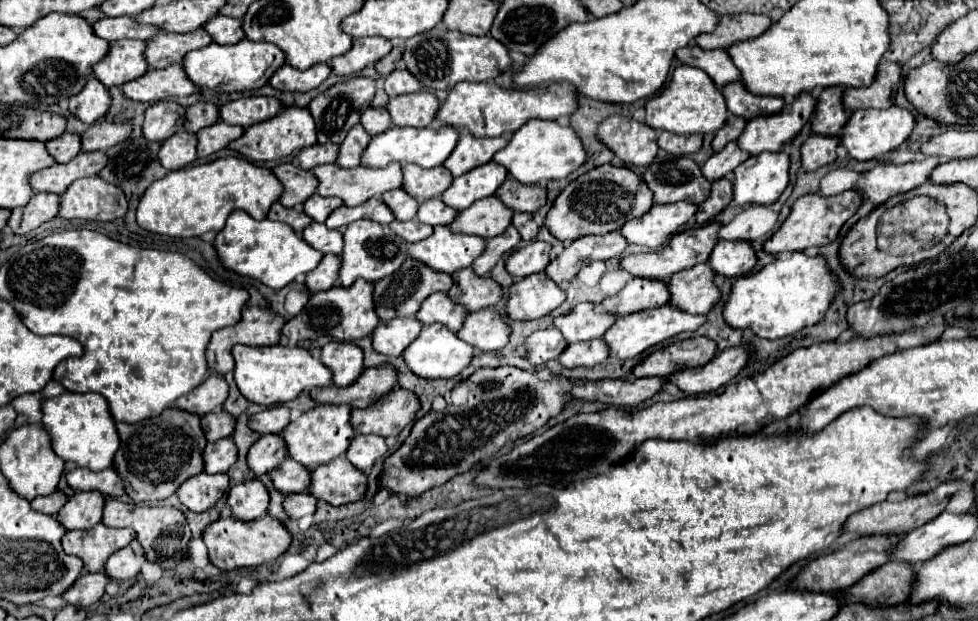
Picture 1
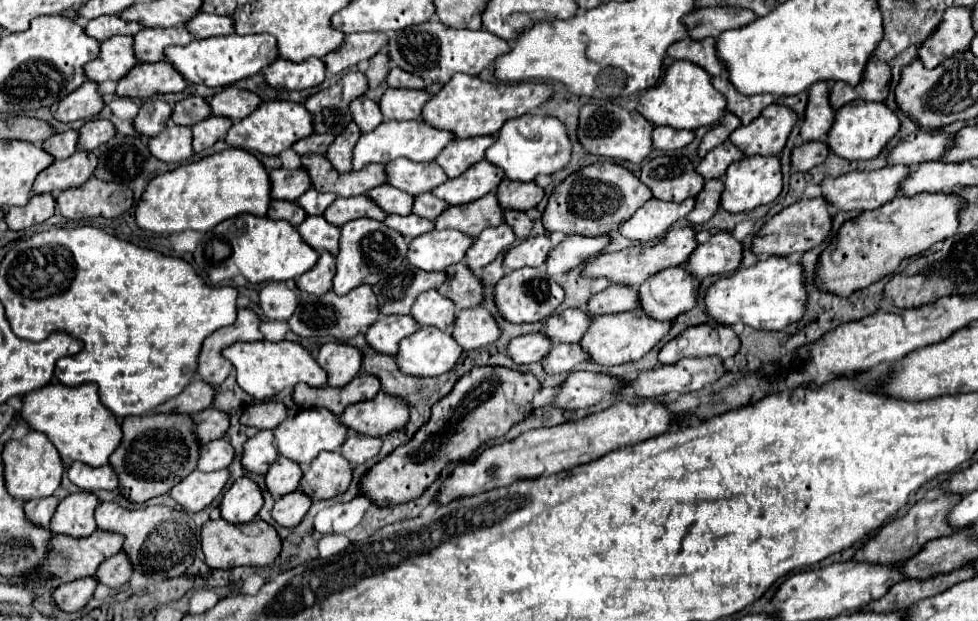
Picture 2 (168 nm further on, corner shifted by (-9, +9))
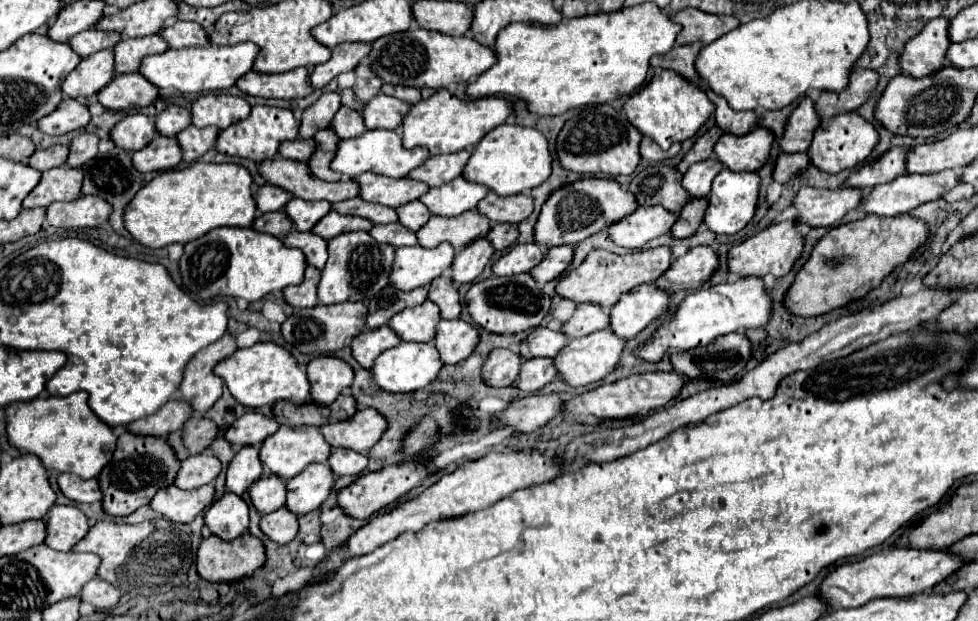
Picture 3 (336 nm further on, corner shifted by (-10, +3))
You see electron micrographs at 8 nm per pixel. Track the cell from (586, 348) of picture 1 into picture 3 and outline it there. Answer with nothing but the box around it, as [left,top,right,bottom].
[514,359,558,393]

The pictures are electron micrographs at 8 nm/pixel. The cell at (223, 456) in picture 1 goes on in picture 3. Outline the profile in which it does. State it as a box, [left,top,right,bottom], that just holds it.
[174,453,220,489]

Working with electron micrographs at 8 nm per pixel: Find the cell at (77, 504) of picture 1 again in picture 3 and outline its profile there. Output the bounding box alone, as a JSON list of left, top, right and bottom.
[44,505,88,551]

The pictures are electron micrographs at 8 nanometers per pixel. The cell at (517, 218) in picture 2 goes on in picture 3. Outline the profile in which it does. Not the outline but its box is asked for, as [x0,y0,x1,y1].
[486,223,518,251]

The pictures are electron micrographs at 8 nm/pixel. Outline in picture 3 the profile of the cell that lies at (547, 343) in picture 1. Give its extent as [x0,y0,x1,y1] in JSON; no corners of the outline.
[482,349,522,387]

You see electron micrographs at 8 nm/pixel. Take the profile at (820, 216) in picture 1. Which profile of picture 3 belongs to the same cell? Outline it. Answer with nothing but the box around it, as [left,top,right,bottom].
[726,219,804,279]

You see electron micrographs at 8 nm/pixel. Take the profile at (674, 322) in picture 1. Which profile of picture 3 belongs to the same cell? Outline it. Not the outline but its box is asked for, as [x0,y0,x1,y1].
[552,329,626,387]

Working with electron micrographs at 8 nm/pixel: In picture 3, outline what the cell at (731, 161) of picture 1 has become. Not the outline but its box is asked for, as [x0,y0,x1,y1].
[682,157,722,197]

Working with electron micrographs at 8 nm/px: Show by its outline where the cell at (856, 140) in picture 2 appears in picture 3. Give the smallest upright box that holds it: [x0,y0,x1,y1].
[808,113,878,173]

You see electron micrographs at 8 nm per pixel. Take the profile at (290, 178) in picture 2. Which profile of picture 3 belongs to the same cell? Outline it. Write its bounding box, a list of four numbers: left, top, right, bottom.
[254,185,292,213]

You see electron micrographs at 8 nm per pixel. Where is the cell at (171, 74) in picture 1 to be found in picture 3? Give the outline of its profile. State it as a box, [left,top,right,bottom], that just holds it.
[98,73,158,111]

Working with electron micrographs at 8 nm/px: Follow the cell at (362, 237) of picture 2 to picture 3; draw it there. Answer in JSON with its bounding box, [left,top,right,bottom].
[318,231,394,305]

